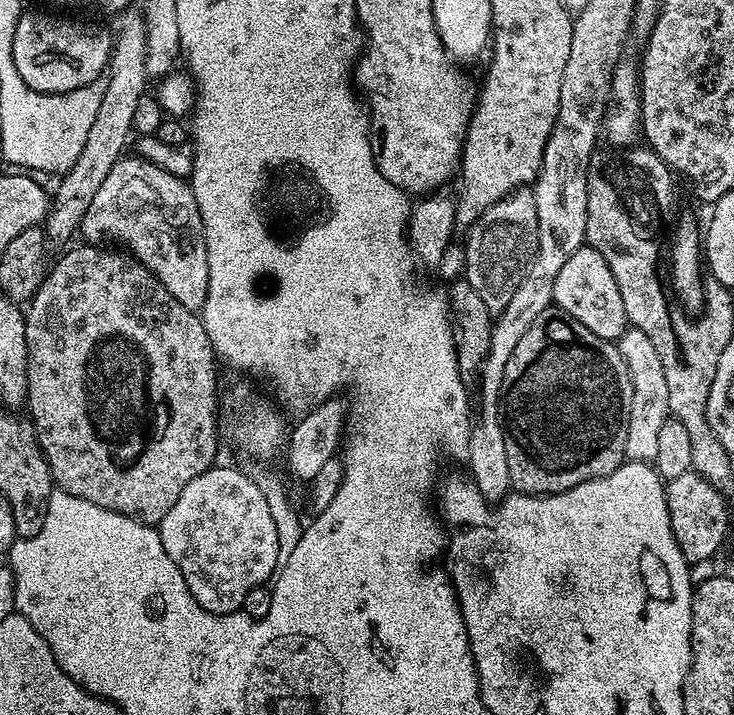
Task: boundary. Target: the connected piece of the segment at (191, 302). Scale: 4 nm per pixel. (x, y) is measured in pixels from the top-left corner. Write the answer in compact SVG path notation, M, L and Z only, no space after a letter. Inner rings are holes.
M135 154L125 155L113 166L110 174L106 174L102 186L98 186L98 194L94 194L94 202L90 202L90 210L86 210L78 232L92 246L117 240L120 243L117 245L123 246L145 264L159 278L162 286L166 286L166 290L170 290L170 294L186 306L186 310L199 313L203 309L208 289L206 238L202 230L202 214L198 214L198 202L192 193L191 183L185 177L170 174Z

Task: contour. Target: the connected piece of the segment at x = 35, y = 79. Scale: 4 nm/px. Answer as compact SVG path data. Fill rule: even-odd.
M42 12L21 15L15 27L12 53L19 76L31 89L66 93L95 83L105 73L111 61L113 33L104 26L82 21L85 19L70 18Z

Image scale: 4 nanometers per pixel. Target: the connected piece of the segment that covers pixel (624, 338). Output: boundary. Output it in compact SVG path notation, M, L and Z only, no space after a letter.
M629 327L620 335L618 347L626 362L626 370L630 370L630 418L626 426L625 457L628 460L655 461L658 454L658 434L662 430L662 422L670 419L670 390L666 386L666 373L662 370L662 358L654 351L654 345L642 330Z

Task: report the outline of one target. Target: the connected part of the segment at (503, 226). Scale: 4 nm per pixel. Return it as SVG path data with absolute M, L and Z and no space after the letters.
M518 188L500 199L467 229L465 236L463 279L478 290L482 302L486 302L493 314L499 314L513 297L526 265L539 246L539 219L533 189Z

